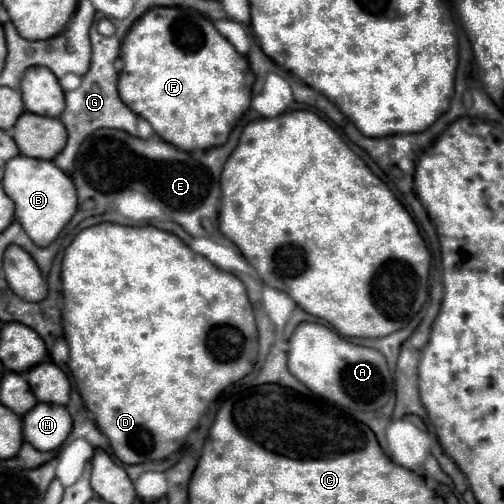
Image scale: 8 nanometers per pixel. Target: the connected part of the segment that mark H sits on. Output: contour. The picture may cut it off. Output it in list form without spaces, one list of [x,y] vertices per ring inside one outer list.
[[[37,404],[23,418],[23,438],[33,448],[51,452],[57,450],[69,436],[73,420],[65,406],[59,404]]]

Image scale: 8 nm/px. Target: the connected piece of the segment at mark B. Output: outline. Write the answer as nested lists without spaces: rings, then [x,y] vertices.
[[[15,156],[5,166],[5,178],[1,180],[1,184],[7,196],[15,202],[15,220],[41,248],[49,246],[59,236],[63,226],[71,220],[71,216],[77,210],[75,184],[51,160]]]

